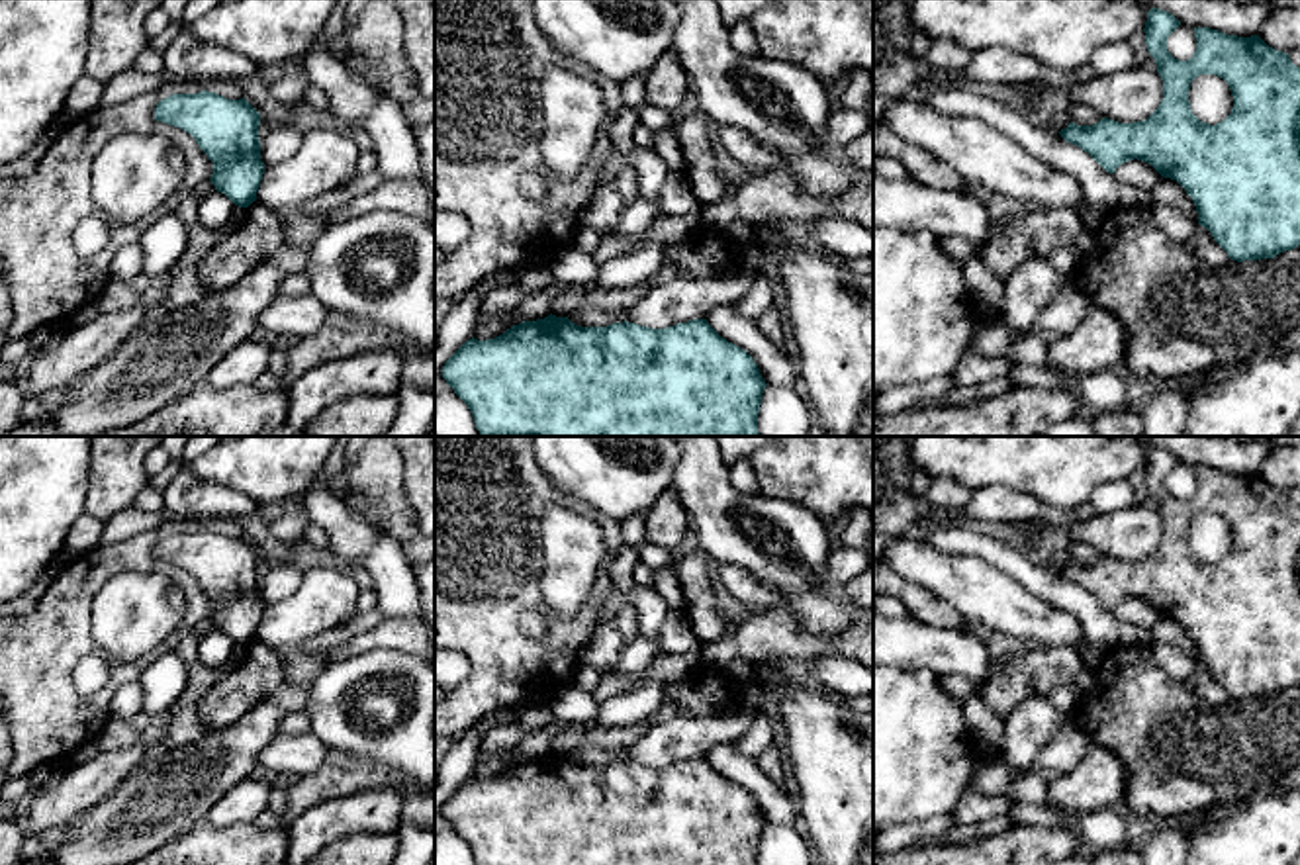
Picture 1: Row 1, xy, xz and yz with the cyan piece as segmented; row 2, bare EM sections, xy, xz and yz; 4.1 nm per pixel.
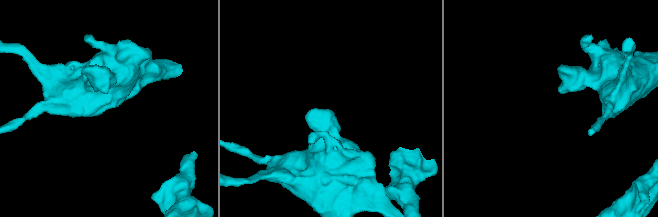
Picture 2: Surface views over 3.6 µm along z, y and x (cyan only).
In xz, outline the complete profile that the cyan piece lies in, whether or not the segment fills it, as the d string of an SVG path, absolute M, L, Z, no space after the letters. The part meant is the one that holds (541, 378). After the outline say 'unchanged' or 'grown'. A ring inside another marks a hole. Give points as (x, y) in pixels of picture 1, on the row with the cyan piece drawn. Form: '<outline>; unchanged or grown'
M548 315L513 325L488 341L466 341L442 366L442 378L472 411L482 436L760 436L766 380L754 358L722 339L707 319L666 329L636 323L580 327Z; unchanged

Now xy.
M215 92L172 94L155 108L155 119L190 133L213 162L211 184L235 205L249 207L264 174L260 114L245 100Z; unchanged

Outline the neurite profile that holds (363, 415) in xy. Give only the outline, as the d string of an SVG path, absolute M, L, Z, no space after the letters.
M354 395L321 411L305 436L384 436L399 415L399 397Z

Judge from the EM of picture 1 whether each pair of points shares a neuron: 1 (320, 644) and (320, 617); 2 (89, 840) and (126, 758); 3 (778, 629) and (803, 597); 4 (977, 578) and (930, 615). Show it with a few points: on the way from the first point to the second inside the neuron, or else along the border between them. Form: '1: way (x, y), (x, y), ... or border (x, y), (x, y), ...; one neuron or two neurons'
1: border (347, 623), (320, 633), (304, 644); two neurons
2: border (141, 760), (108, 795), (73, 820); two neurons
3: border (778, 605), (788, 609), (807, 633), (831, 637); two neurons
4: border (905, 580), (940, 595), (964, 617); two neurons

